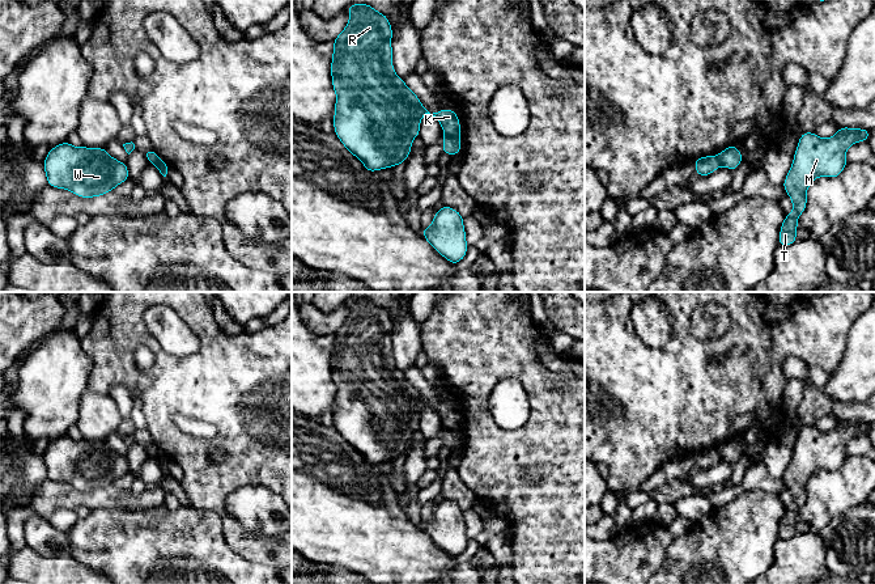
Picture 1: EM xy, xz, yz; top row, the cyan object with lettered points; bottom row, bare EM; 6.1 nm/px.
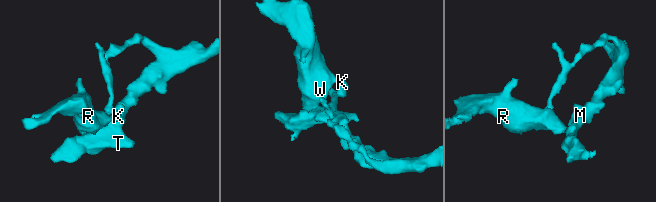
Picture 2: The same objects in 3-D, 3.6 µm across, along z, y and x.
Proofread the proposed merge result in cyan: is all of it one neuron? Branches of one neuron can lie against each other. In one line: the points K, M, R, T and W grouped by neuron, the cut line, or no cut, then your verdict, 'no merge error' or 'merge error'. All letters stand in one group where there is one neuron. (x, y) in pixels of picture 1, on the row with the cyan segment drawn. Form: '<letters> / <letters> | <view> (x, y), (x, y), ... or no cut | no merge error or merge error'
K R W / M T | xz (446, 134), (458, 138) | merge error

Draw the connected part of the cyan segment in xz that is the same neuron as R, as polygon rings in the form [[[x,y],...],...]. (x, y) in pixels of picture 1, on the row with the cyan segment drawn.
[[[369,4],[348,5],[349,21],[344,30],[334,39],[331,62],[332,88],[336,93],[334,128],[343,145],[357,157],[366,172],[383,170],[405,162],[411,153],[412,140],[420,136],[420,123],[425,114],[430,114],[420,98],[405,85],[392,65],[392,26],[388,17]]]

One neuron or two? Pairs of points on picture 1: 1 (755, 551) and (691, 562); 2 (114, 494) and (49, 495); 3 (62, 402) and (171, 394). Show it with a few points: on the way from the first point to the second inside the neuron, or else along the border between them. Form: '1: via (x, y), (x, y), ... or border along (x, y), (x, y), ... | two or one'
1: via (739, 565), (706, 565) | one
2: via (98, 498), (69, 498), (64, 495) | one
3: border along (92, 358), (92, 371), (86, 388) | two

